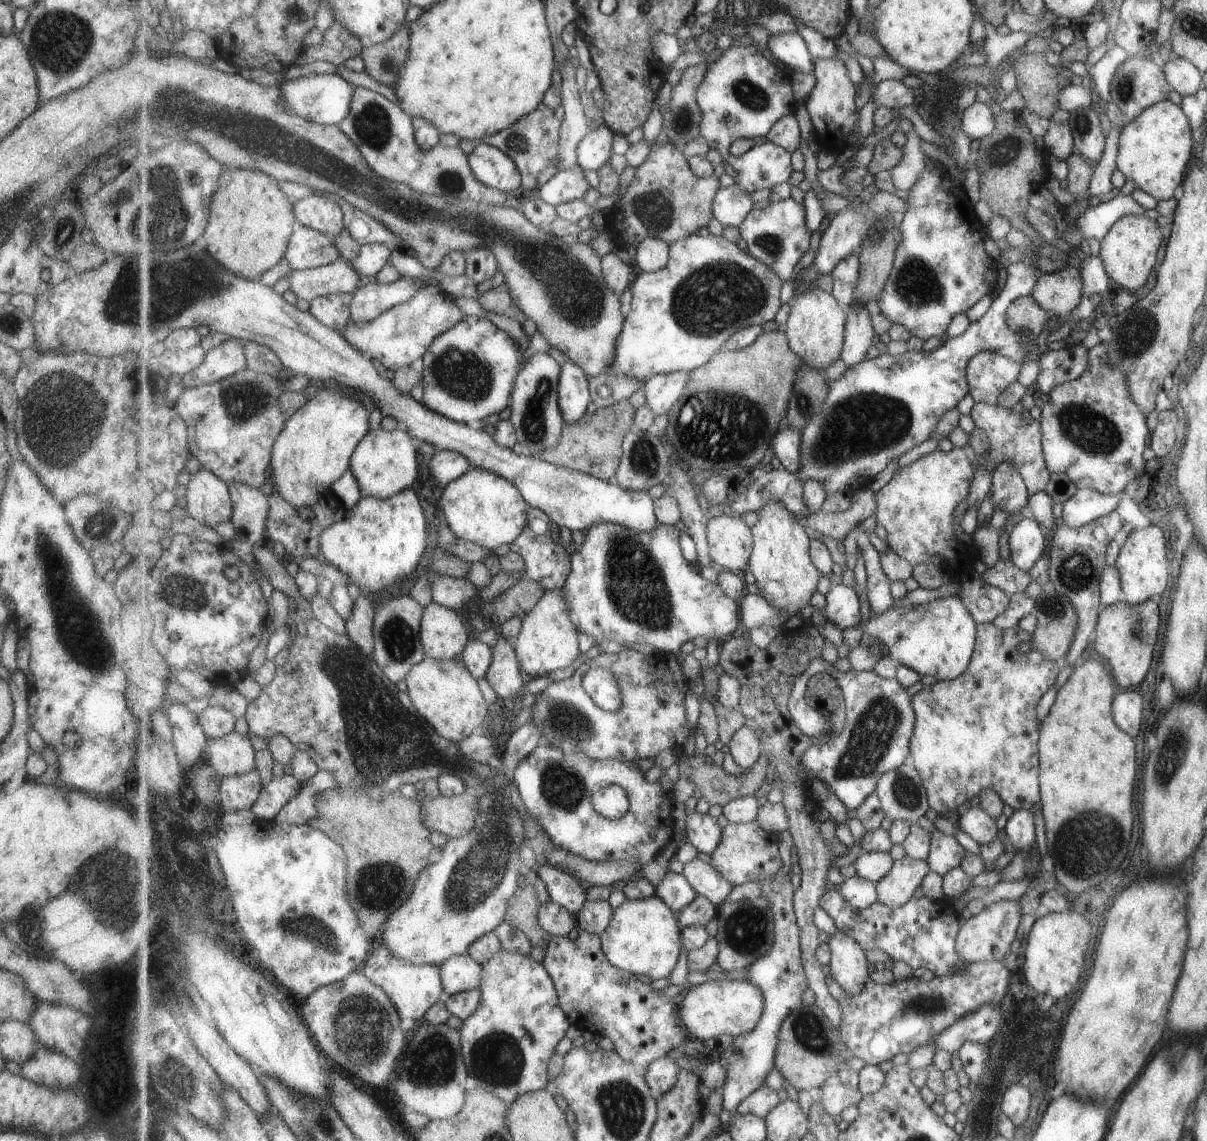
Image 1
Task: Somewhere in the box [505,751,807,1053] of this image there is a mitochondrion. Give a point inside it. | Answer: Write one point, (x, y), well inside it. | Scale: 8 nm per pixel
(746, 930)

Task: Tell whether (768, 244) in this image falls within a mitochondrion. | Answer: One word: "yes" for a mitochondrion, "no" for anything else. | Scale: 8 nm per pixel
yes

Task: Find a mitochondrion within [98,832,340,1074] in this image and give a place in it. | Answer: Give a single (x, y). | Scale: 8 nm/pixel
(308, 929)

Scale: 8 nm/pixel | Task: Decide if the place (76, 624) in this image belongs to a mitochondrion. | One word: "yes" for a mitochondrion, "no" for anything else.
yes

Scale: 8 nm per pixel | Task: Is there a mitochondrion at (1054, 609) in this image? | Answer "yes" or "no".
yes

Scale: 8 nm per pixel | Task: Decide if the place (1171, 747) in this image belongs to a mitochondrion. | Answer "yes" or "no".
yes

